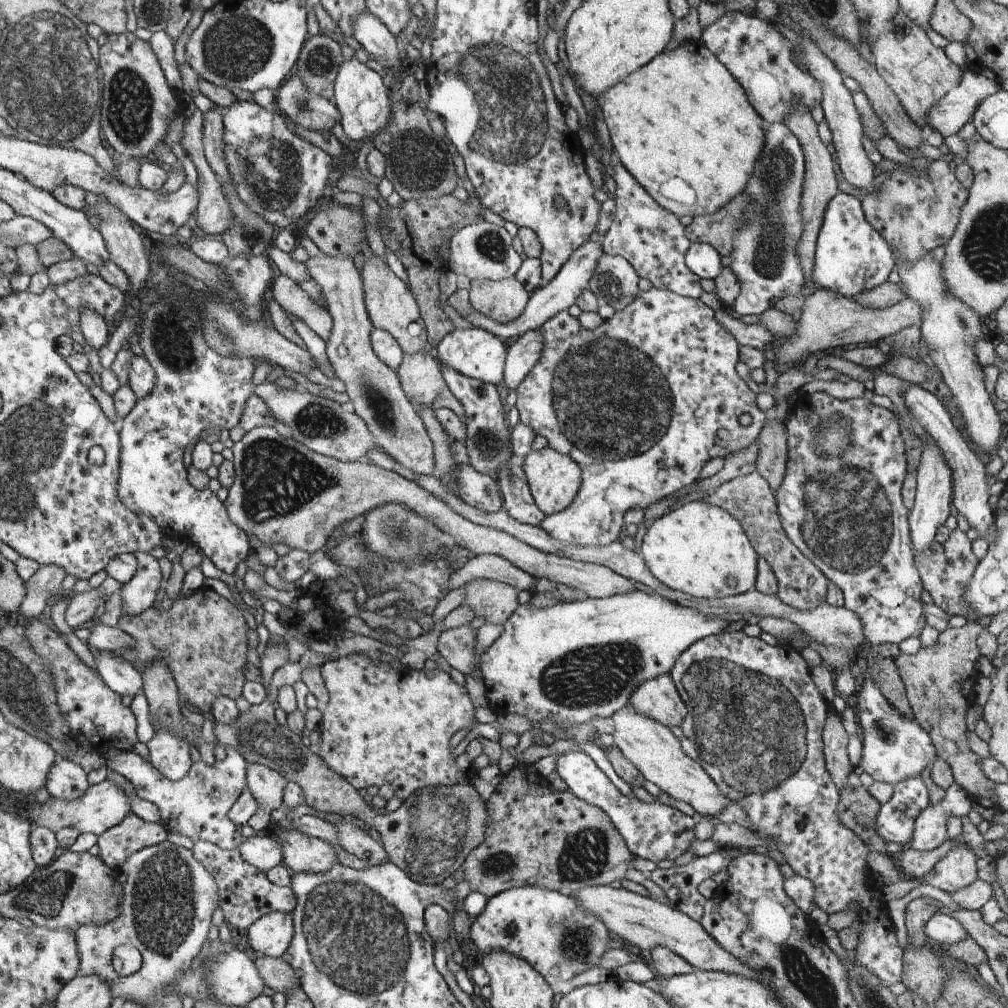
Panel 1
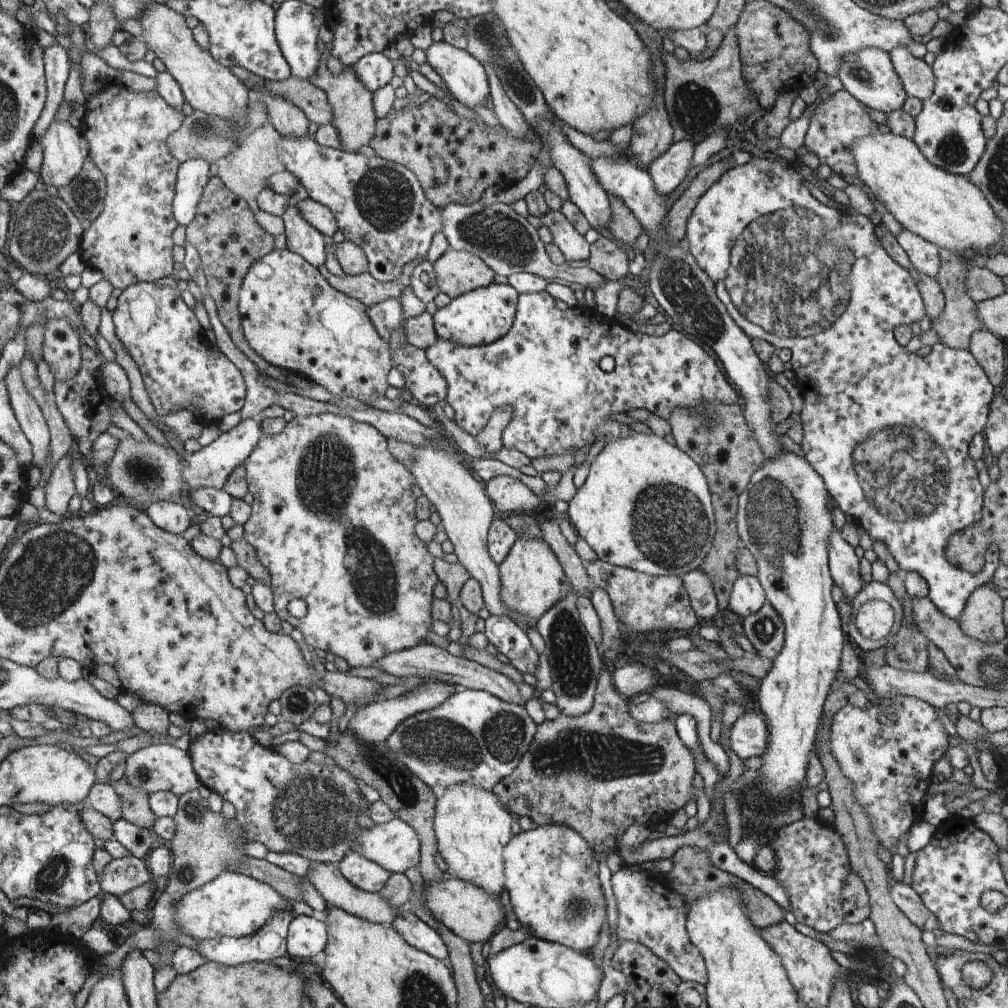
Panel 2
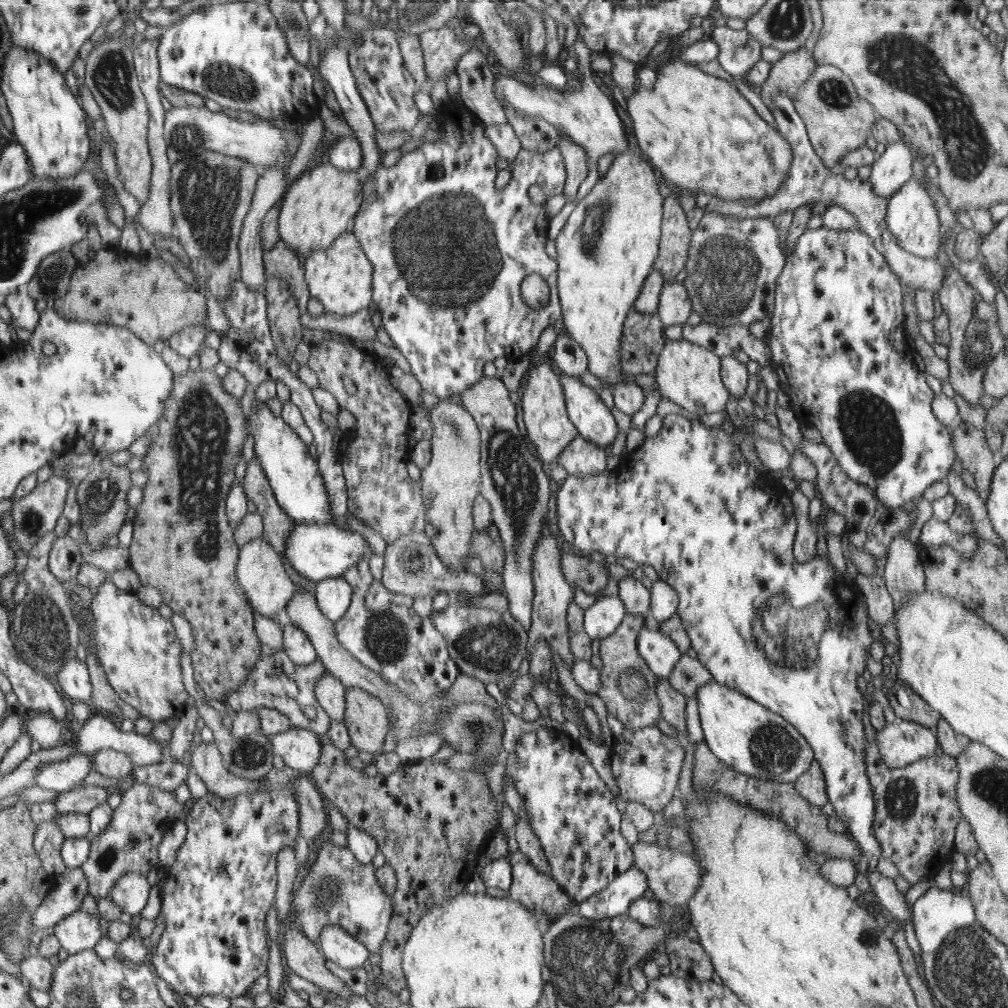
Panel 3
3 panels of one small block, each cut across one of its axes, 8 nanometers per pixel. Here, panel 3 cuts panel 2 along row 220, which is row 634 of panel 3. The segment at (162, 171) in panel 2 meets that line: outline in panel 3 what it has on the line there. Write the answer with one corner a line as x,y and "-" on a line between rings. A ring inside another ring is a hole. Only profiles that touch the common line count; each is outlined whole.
110,576
93,594
94,598
88,602
93,620
93,640
107,680
119,698
131,704
141,716
147,716
154,722
174,717
178,710
184,710
188,692
182,684
181,644
171,619
164,619
158,610
144,605
133,592
127,593
118,589

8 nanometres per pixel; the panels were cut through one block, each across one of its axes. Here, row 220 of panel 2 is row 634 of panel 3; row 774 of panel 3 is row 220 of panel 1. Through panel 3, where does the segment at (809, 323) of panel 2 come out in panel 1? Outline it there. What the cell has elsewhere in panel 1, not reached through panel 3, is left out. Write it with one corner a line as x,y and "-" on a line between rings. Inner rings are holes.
839,191
826,207
817,238
813,281
818,289
830,289
848,298
884,284
896,267
896,258
887,240
867,221
861,199

